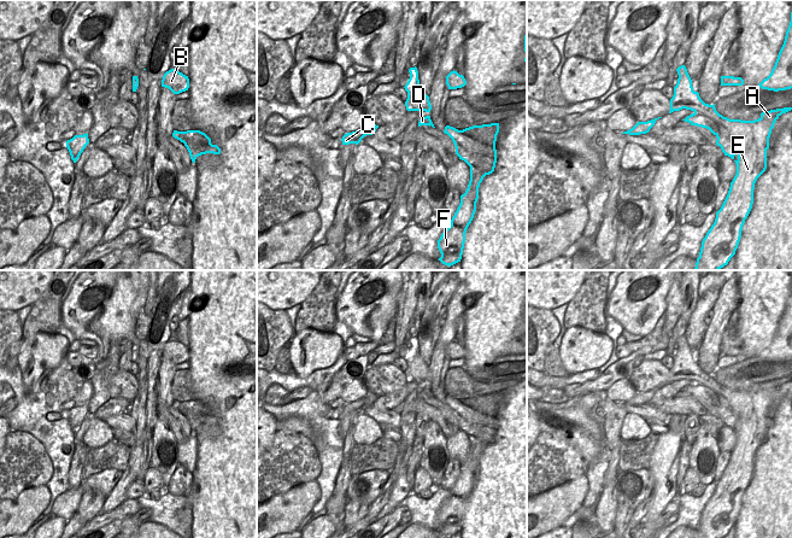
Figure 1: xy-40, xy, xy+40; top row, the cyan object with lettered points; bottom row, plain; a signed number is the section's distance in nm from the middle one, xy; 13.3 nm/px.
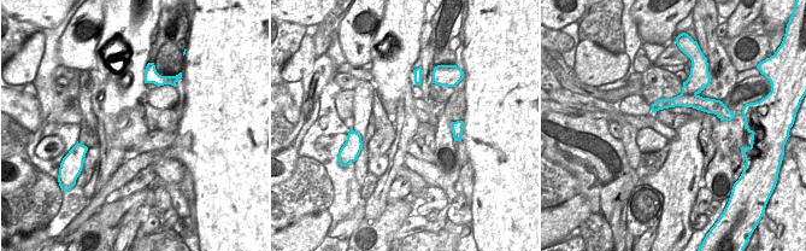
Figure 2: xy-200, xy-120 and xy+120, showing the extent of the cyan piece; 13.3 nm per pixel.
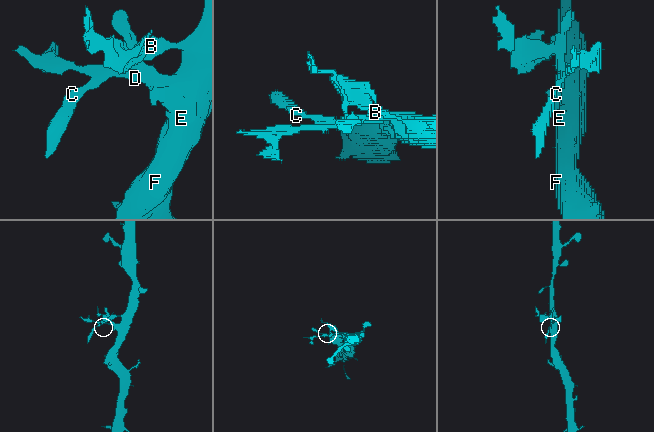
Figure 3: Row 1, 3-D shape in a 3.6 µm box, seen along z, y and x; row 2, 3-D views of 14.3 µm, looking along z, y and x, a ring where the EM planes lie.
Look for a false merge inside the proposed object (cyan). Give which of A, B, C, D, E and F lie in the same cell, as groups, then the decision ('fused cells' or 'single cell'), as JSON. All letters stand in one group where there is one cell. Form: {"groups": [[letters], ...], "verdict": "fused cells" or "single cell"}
{"groups": [["A", "D", "E", "F"], ["B", "C"]], "verdict": "fused cells"}

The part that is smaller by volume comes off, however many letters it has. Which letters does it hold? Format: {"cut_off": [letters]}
{"cut_off": ["B", "C"]}

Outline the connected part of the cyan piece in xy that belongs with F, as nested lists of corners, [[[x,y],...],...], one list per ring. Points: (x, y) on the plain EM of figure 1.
[[[499,393],[473,396],[463,400],[446,396],[444,403],[452,409],[459,429],[470,437],[468,458],[460,466],[460,474],[451,490],[451,496],[438,510],[441,524],[439,531],[451,537],[462,530],[465,503],[476,481],[480,454],[486,445],[494,441]]]

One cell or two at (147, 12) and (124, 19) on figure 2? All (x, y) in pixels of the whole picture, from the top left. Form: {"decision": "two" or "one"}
{"decision": "one"}

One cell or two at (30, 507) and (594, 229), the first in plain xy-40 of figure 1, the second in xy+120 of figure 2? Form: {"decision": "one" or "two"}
{"decision": "two"}

